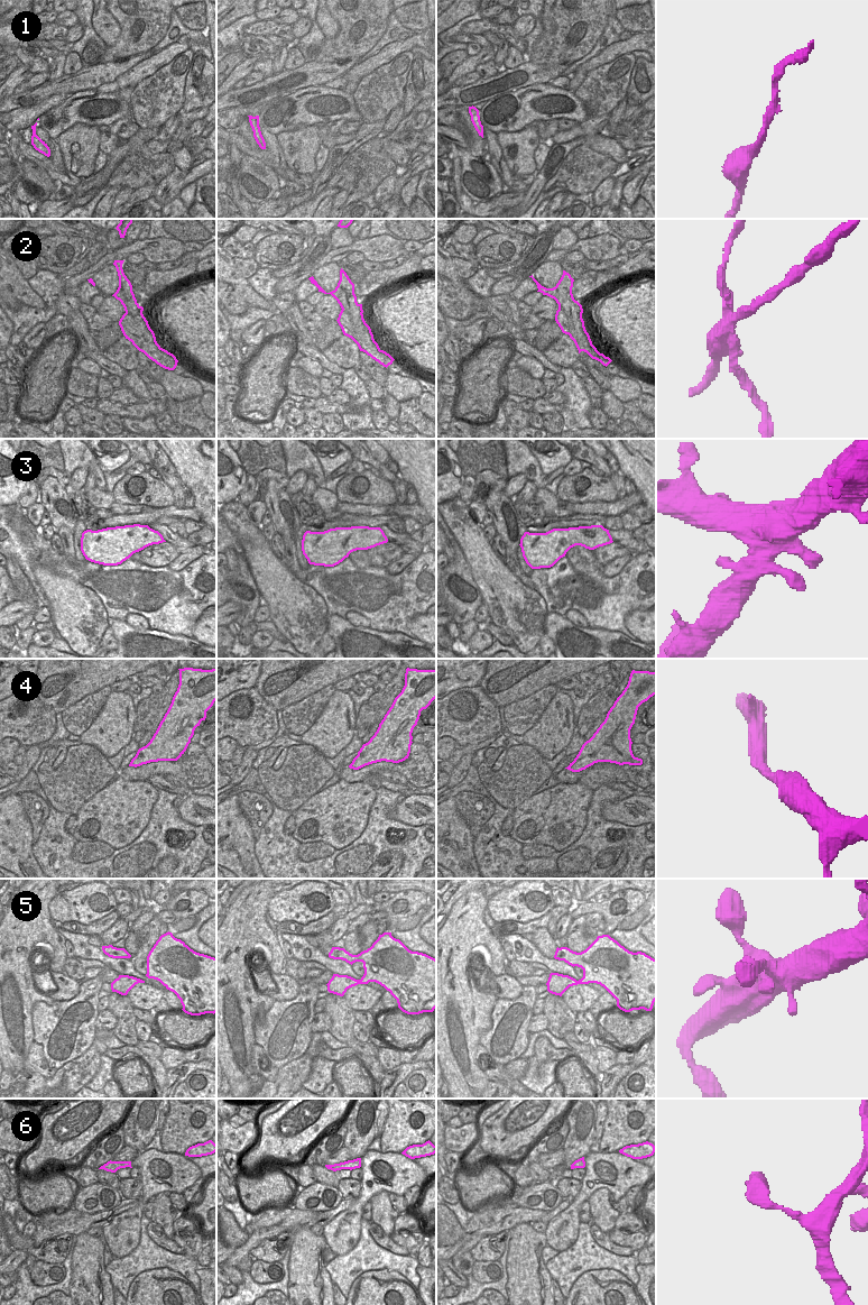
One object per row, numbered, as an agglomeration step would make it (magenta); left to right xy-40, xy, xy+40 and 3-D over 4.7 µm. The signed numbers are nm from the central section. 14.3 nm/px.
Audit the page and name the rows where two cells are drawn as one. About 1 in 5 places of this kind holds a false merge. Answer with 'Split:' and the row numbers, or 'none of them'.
Split: 2

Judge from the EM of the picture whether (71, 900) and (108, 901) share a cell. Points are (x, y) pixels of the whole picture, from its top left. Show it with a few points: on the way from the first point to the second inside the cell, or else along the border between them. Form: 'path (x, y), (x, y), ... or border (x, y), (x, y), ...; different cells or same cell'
path (80, 901), (99, 901); same cell

